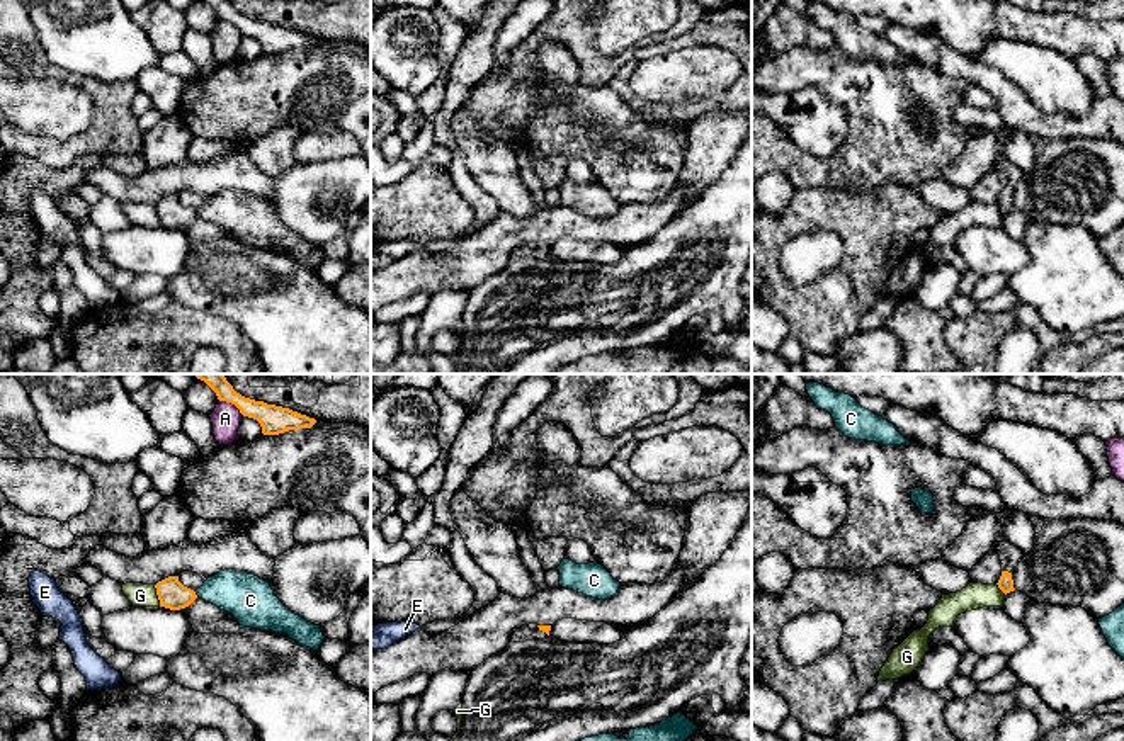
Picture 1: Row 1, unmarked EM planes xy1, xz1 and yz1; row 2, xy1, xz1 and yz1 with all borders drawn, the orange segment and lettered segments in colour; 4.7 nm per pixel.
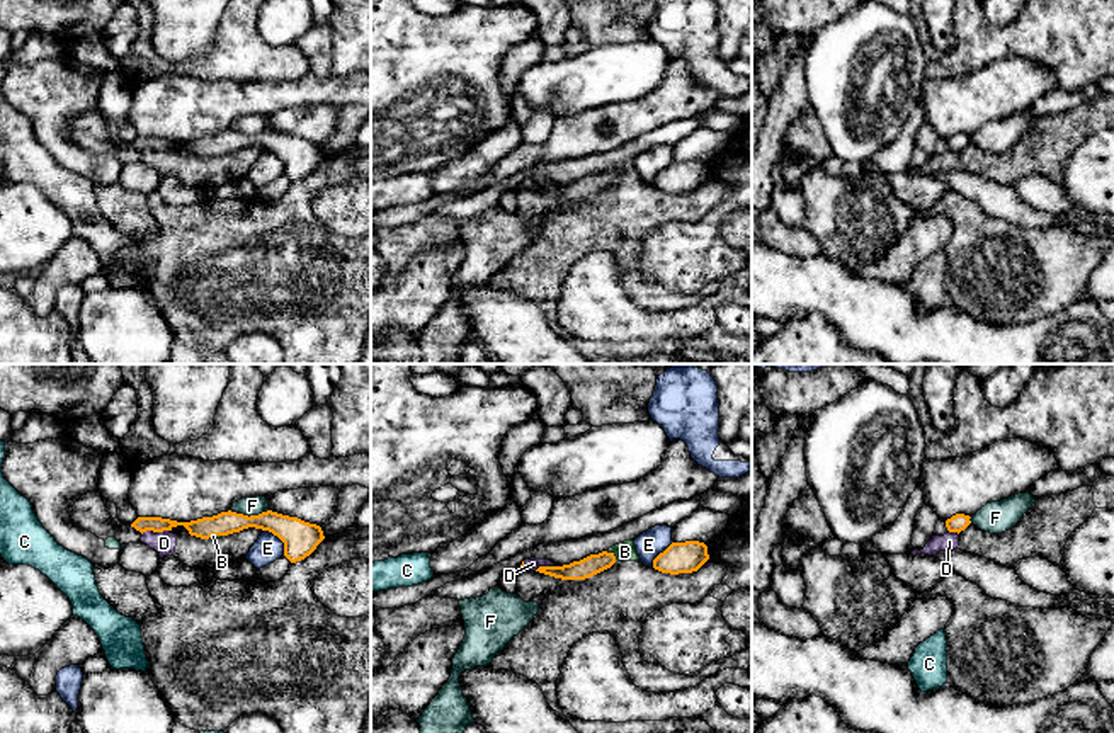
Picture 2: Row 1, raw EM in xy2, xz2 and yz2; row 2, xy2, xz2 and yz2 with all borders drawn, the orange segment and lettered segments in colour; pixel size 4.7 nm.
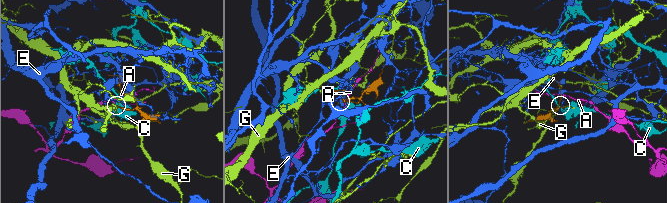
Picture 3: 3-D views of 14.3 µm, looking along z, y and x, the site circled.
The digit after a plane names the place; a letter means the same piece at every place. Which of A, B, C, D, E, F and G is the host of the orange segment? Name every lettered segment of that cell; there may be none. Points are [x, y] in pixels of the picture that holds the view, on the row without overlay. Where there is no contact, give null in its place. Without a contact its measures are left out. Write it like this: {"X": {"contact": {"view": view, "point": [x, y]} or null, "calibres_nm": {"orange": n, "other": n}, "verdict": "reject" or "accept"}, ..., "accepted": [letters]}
{"A": {"contact": {"view": "xy1", "point": [232, 22]}, "calibres_nm": {"orange": 140, "other": 140}, "verdict": "reject"}, "B": {"contact": {"view": "xz2", "point": [613, 174]}, "calibres_nm": {"orange": 100, "other": 100}, "verdict": "reject"}, "C": {"contact": {"view": "xy1", "point": [194, 213]}, "calibres_nm": {"orange": 140, "other": 220}, "verdict": "reject"}, "D": {"contact": {"view": "xy2", "point": [155, 150]}, "calibres_nm": {"orange": 100, "other": 110}, "verdict": "reject"}, "E": {"contact": {"view": "xy2", "point": [279, 157]}, "calibres_nm": {"orange": 170, "other": 140}, "verdict": "reject"}, "F": {"contact": {"view": "xy2", "point": [247, 135]}, "calibres_nm": {"orange": 150, "other": 100}, "verdict": "reject"}, "G": {"contact": {"view": "xy1", "point": [158, 214]}, "calibres_nm": {"orange": 140, "other": 110}, "verdict": "reject"}, "accepted": []}

